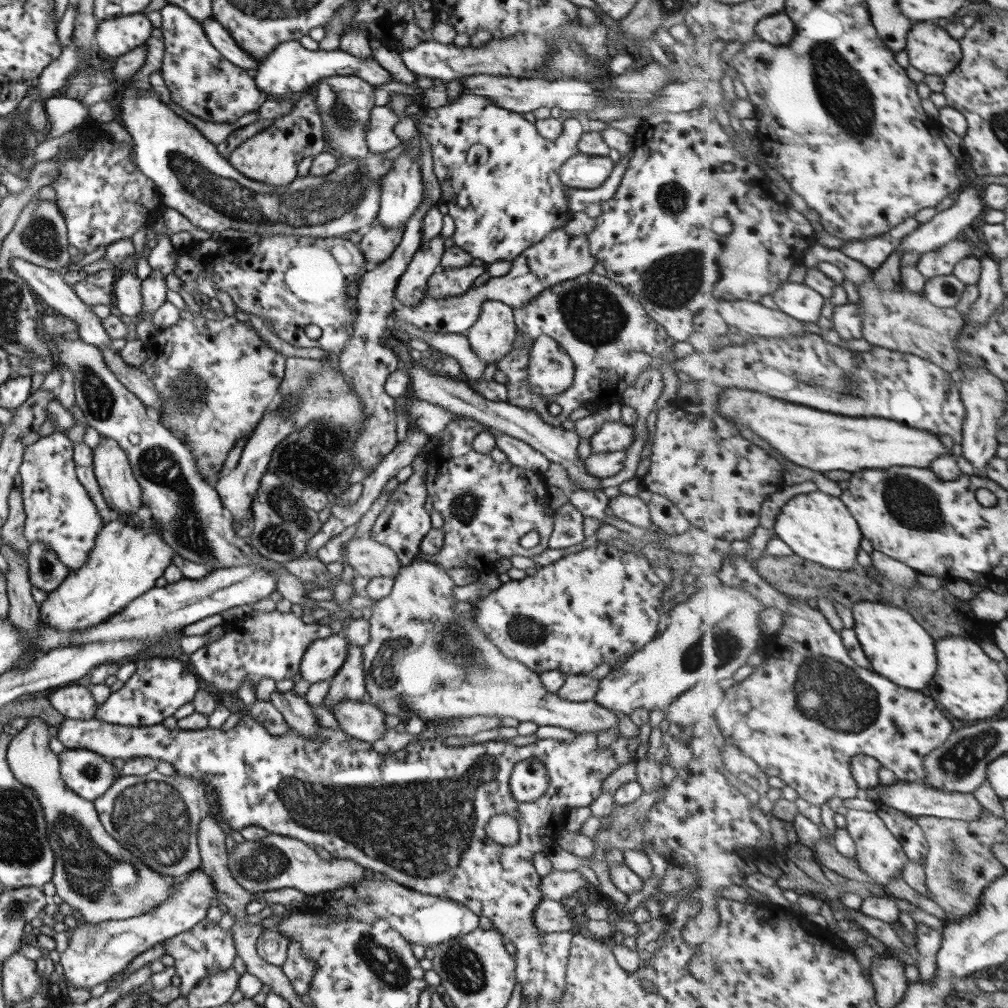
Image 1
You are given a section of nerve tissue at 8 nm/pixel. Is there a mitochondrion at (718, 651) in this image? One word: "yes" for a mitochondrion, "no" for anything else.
yes

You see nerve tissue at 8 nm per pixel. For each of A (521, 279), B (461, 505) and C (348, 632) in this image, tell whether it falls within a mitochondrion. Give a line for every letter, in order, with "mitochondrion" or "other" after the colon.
A: other
B: mitochondrion
C: other

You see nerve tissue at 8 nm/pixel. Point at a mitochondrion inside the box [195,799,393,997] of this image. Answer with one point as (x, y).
(265, 863)

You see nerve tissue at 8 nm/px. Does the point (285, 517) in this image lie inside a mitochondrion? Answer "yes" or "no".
yes

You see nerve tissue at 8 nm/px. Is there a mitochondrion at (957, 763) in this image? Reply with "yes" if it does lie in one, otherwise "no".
yes

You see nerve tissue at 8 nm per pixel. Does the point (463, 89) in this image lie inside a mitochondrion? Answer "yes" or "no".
no

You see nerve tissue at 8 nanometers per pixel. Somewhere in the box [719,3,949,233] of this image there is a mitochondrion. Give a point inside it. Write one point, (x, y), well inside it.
(843, 92)

